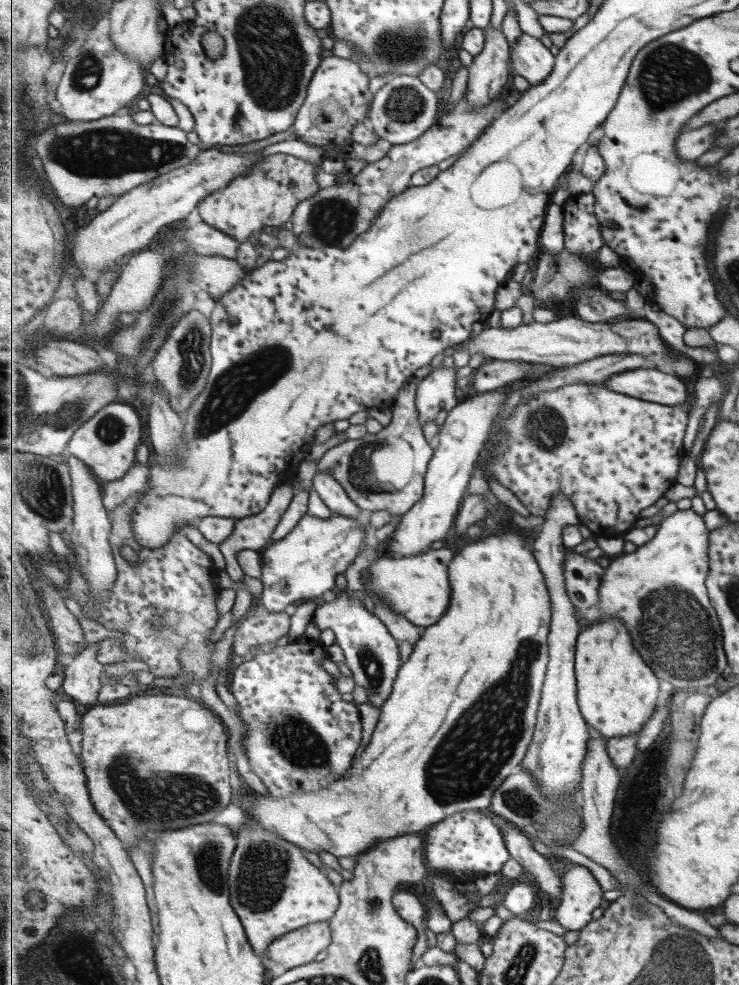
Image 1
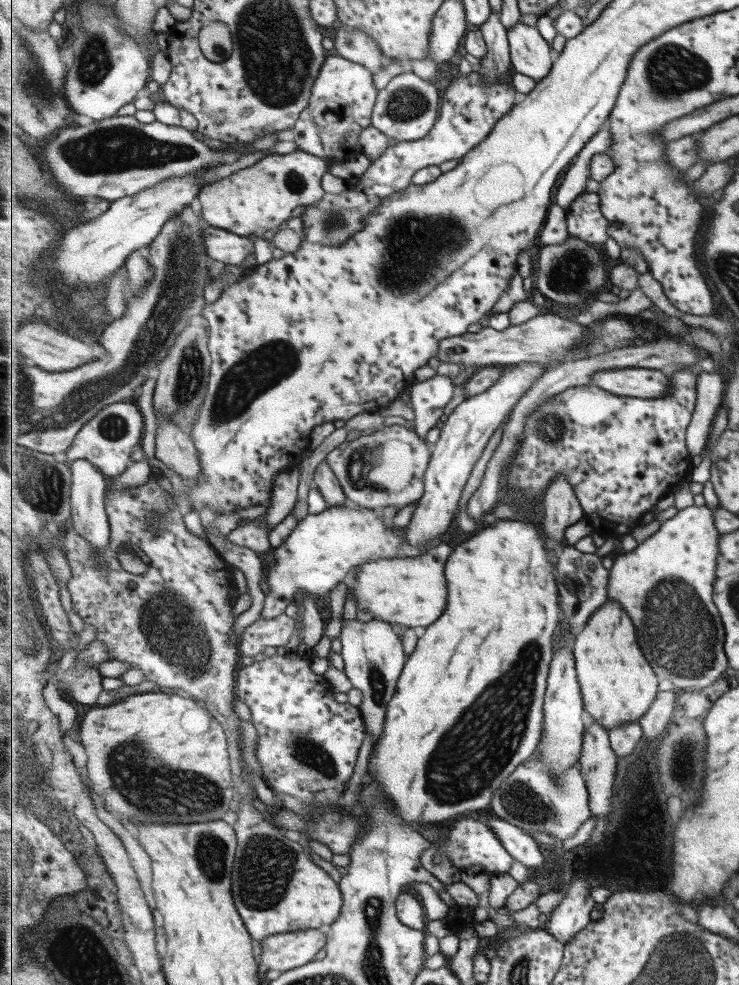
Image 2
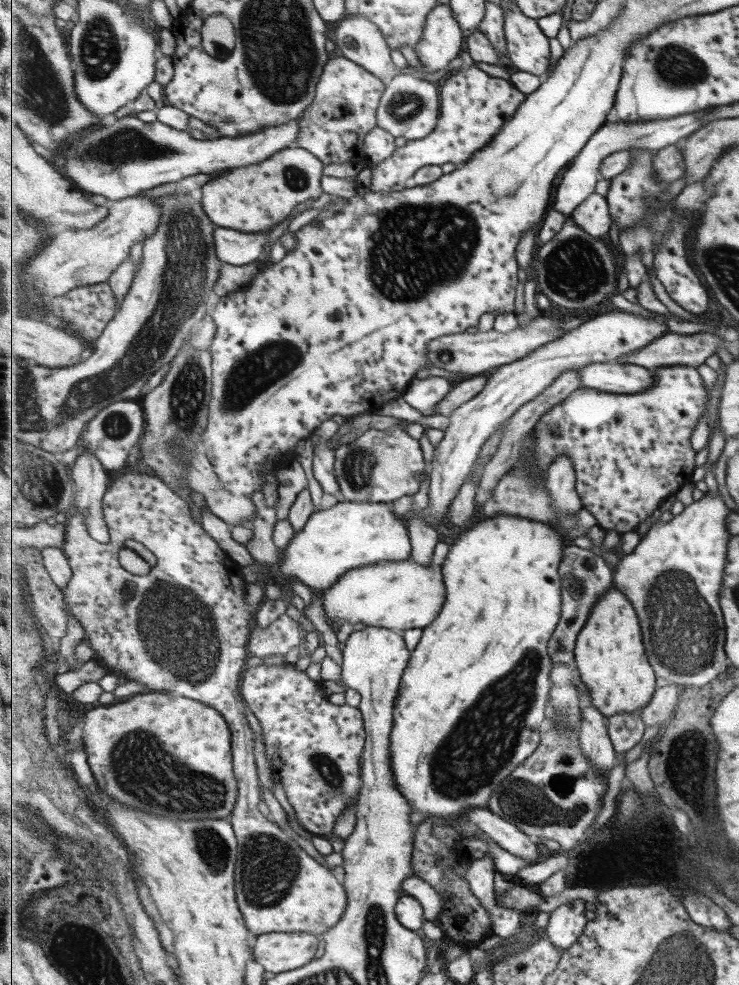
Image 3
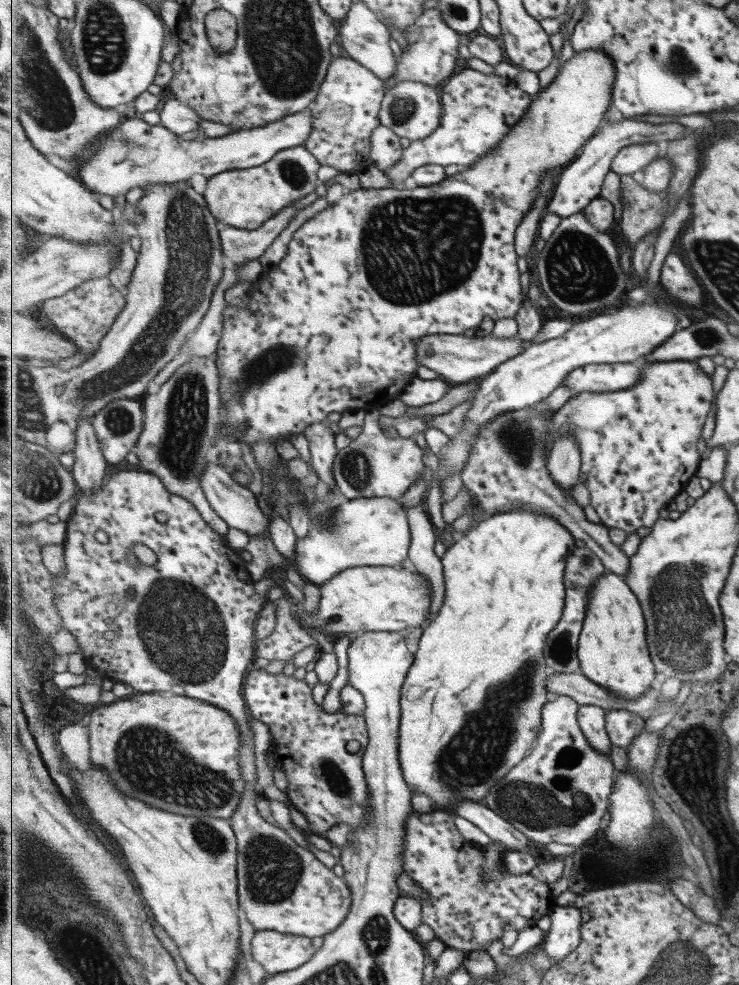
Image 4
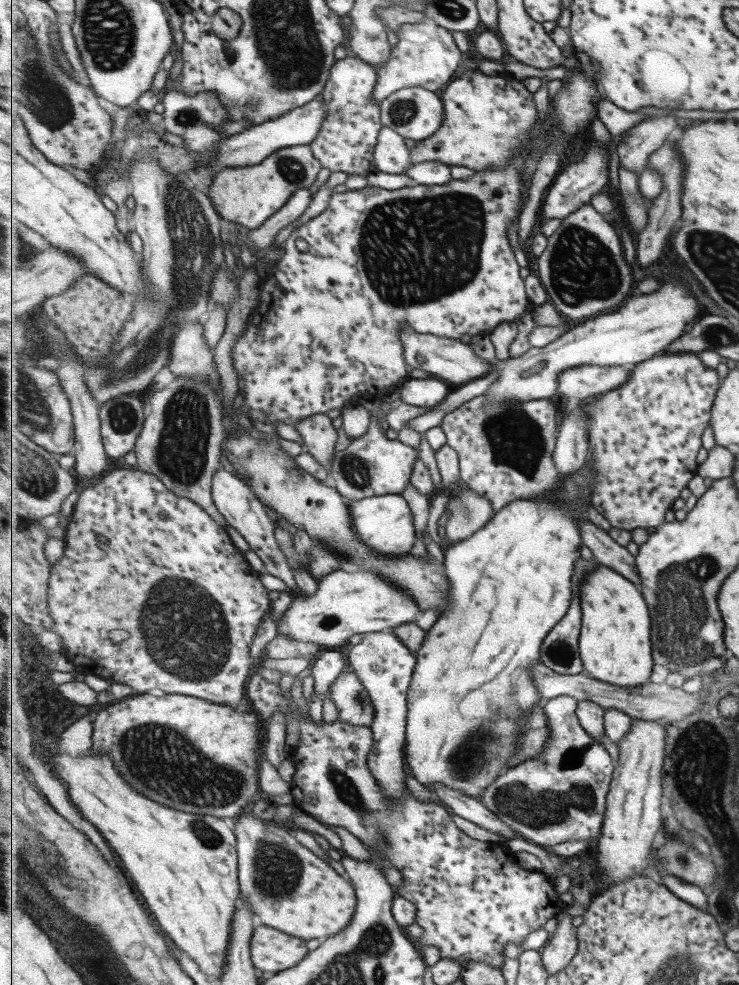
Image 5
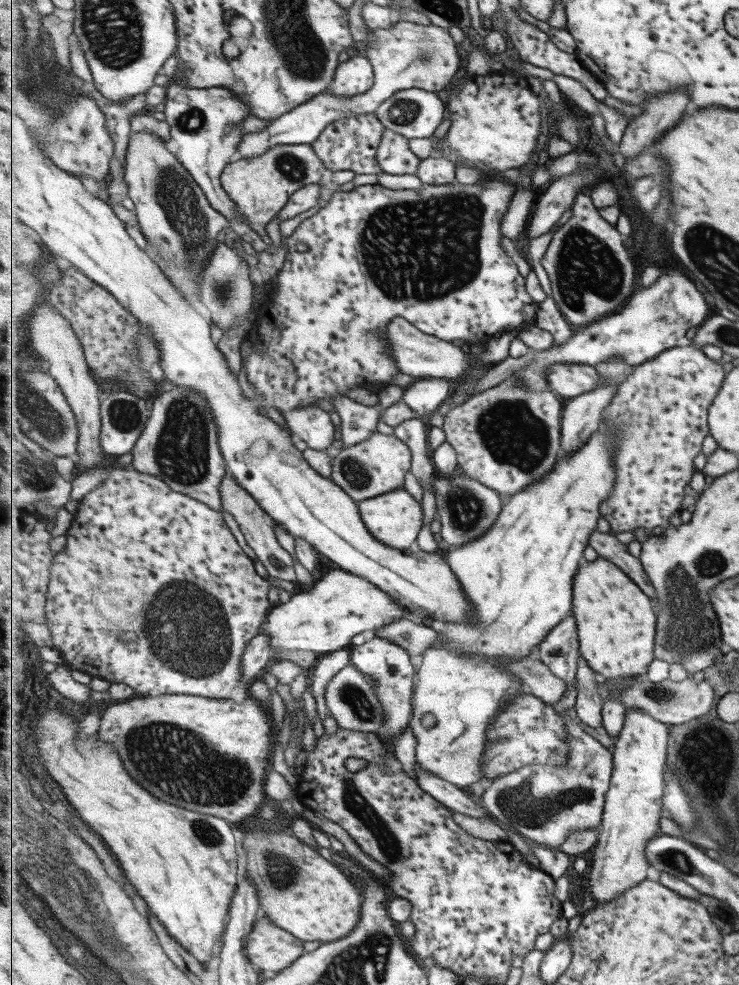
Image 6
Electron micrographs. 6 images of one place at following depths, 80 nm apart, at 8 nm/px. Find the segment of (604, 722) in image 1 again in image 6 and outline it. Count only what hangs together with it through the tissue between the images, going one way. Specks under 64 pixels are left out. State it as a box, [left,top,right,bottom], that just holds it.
[572,556,658,682]

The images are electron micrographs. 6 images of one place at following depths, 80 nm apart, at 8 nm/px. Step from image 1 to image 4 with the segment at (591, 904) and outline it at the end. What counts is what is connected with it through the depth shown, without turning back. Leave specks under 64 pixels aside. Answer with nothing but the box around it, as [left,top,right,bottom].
[542,906,583,965]

